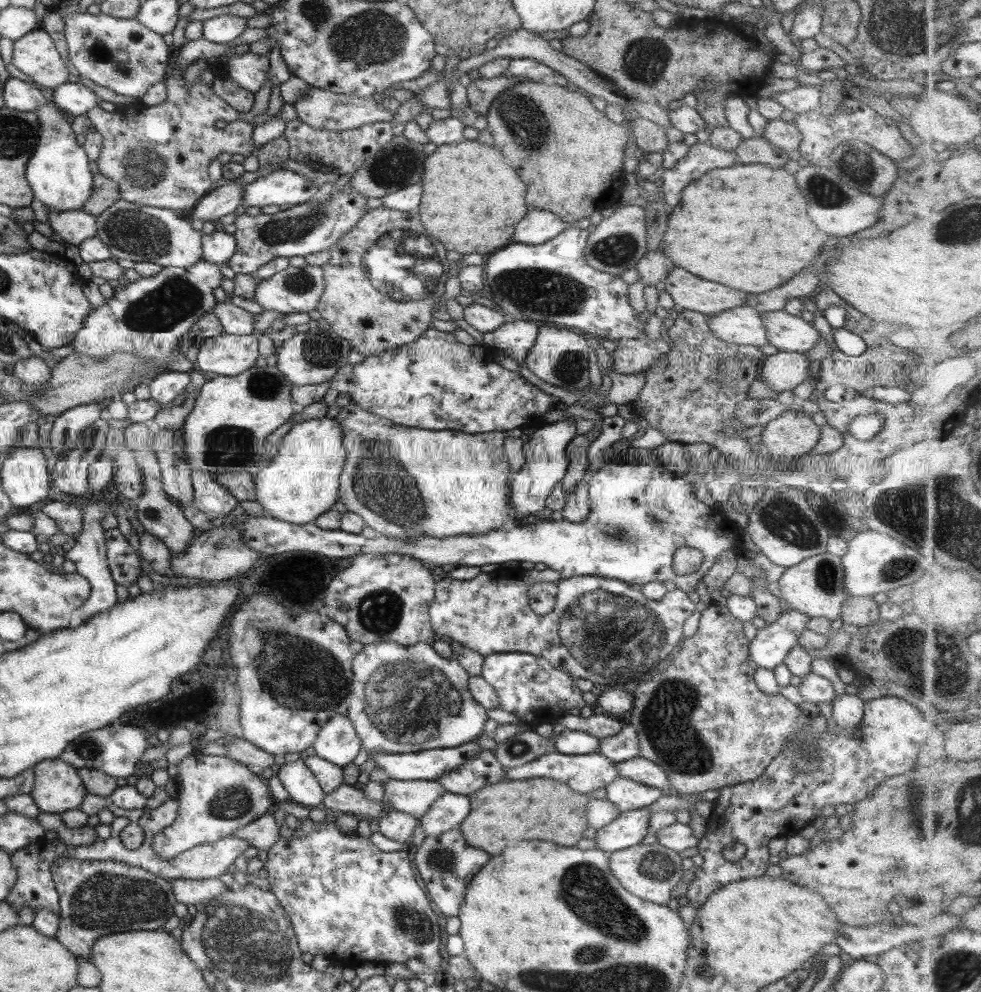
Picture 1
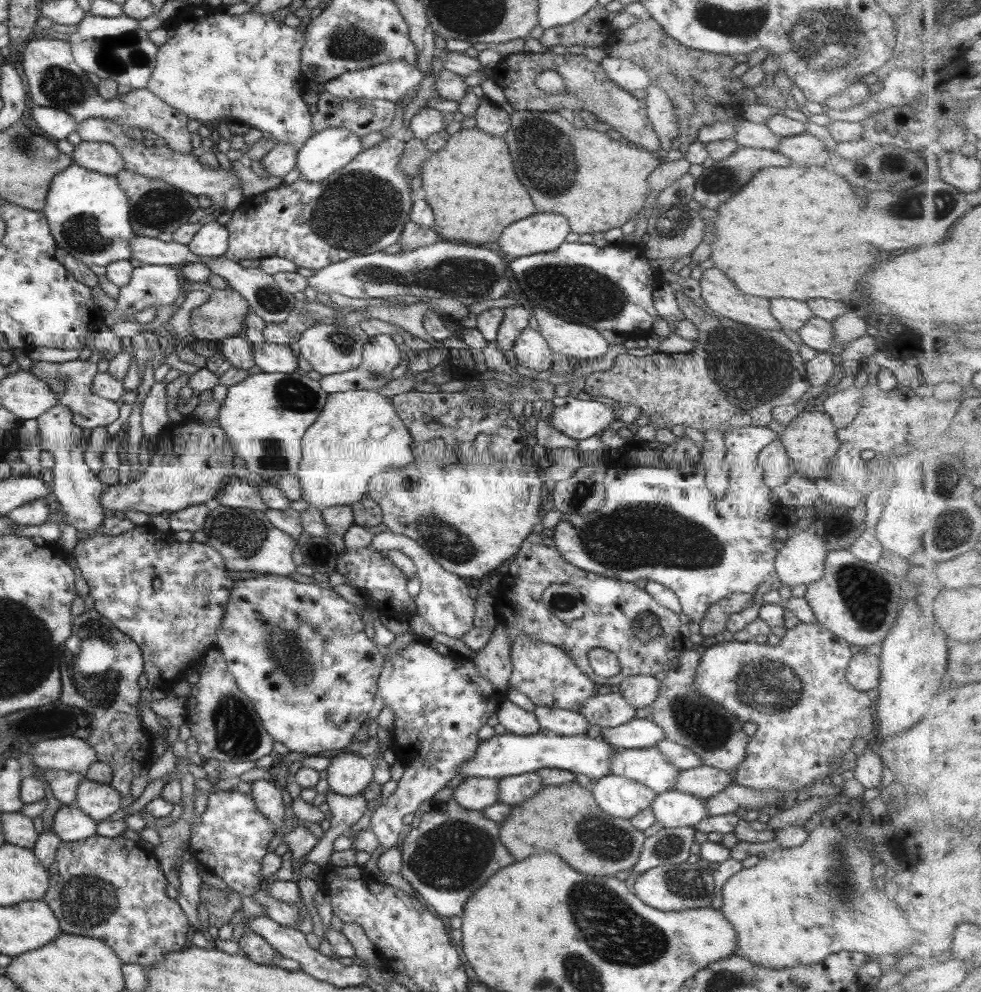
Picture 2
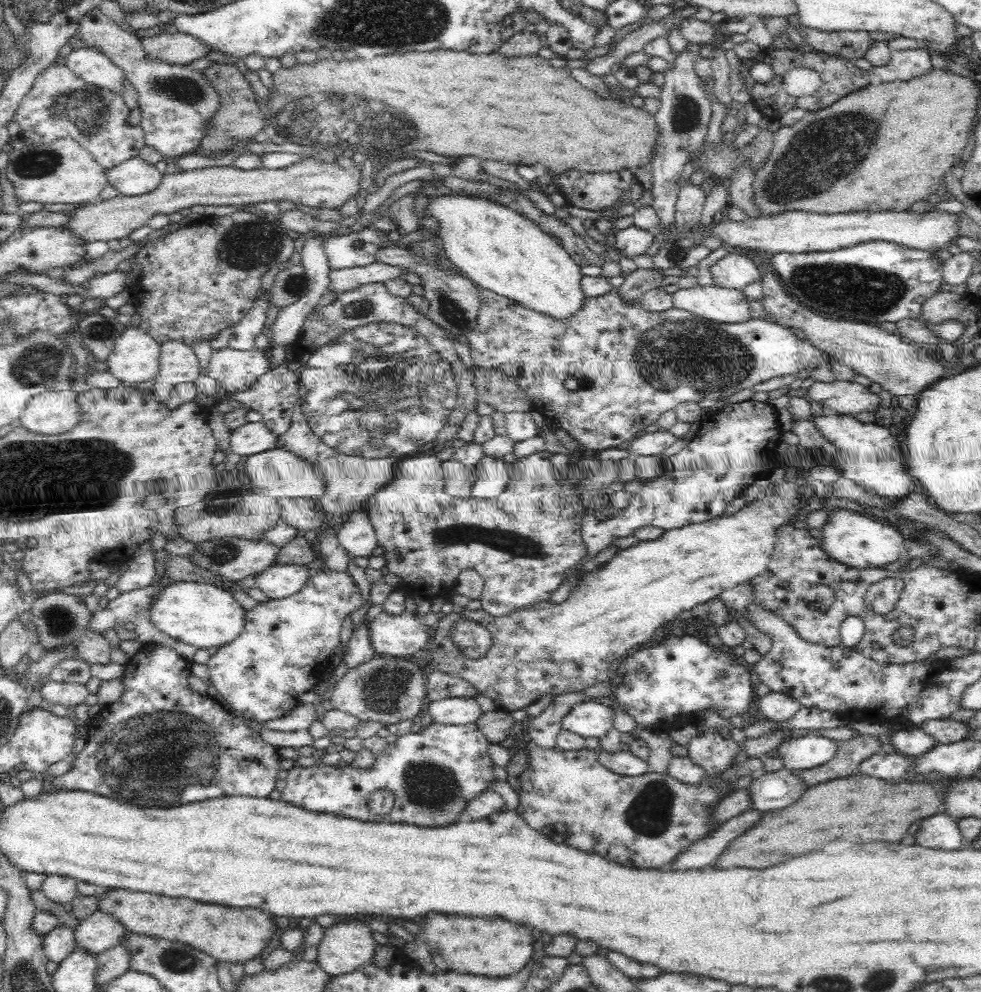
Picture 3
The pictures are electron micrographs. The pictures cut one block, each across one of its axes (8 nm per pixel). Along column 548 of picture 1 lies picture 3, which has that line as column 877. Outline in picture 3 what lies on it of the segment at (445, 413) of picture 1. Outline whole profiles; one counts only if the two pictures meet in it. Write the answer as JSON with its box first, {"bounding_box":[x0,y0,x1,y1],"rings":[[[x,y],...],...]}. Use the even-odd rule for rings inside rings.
{"bounding_box":[807,380,881,416],"rings":[[[847,380],[833,383],[815,381],[808,389],[807,396],[823,404],[826,410],[843,416],[853,416],[860,412],[881,410],[880,397],[871,393],[868,386]]]}

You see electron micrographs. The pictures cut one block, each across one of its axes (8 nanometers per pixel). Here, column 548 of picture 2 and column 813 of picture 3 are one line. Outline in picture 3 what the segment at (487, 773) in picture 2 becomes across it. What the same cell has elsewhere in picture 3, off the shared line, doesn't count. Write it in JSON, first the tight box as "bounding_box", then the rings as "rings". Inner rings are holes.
{"bounding_box":[777,734,838,772],"rings":[[[808,734],[784,741],[777,747],[777,757],[783,761],[783,768],[794,772],[811,770],[829,762],[837,752],[838,742]]]}

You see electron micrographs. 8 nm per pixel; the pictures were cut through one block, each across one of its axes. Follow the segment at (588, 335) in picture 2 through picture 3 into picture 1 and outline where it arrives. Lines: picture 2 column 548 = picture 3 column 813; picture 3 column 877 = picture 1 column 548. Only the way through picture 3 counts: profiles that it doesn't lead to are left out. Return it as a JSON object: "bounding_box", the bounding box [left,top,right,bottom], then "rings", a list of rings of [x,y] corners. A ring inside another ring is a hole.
{"bounding_box":[521,324,592,392],"rings":[[[544,324],[539,327],[536,342],[528,350],[528,354],[521,364],[528,367],[540,380],[544,380],[552,386],[565,388],[568,392],[588,390],[588,387],[592,386],[590,377],[588,377],[590,347],[584,336],[583,333],[575,330]]]}

